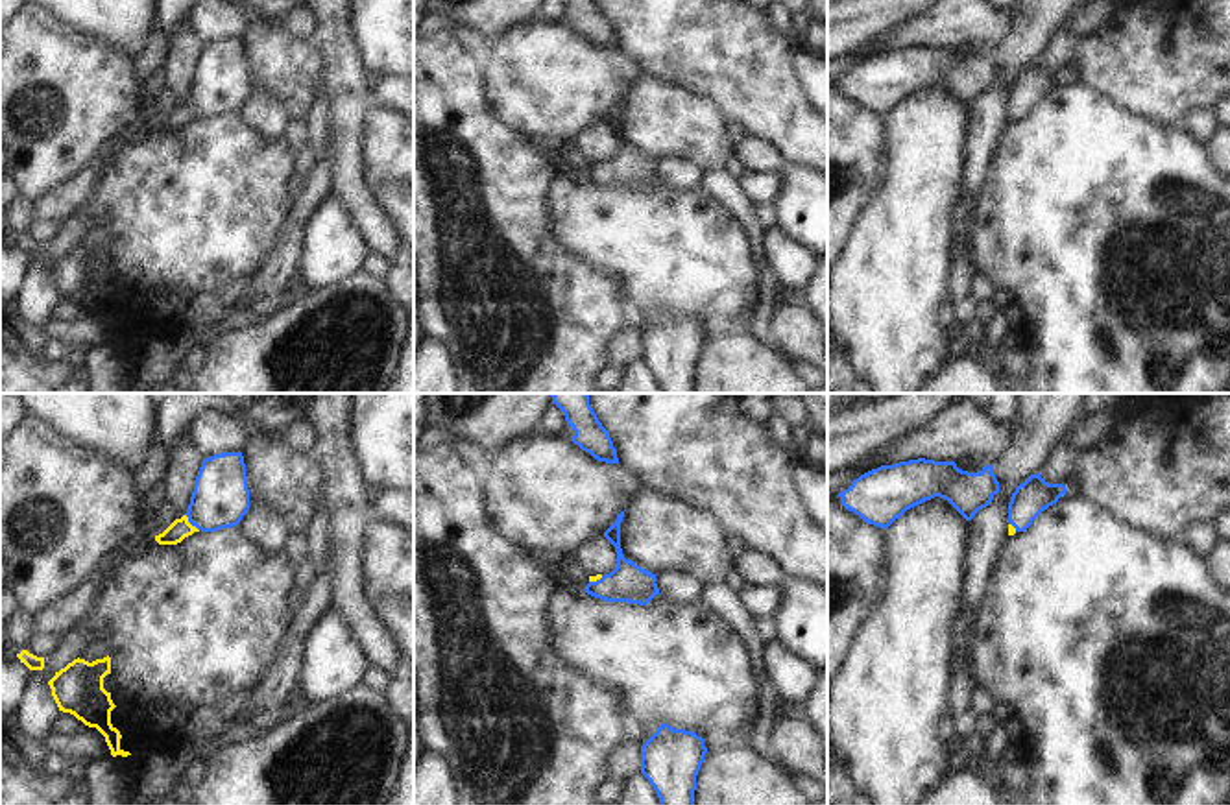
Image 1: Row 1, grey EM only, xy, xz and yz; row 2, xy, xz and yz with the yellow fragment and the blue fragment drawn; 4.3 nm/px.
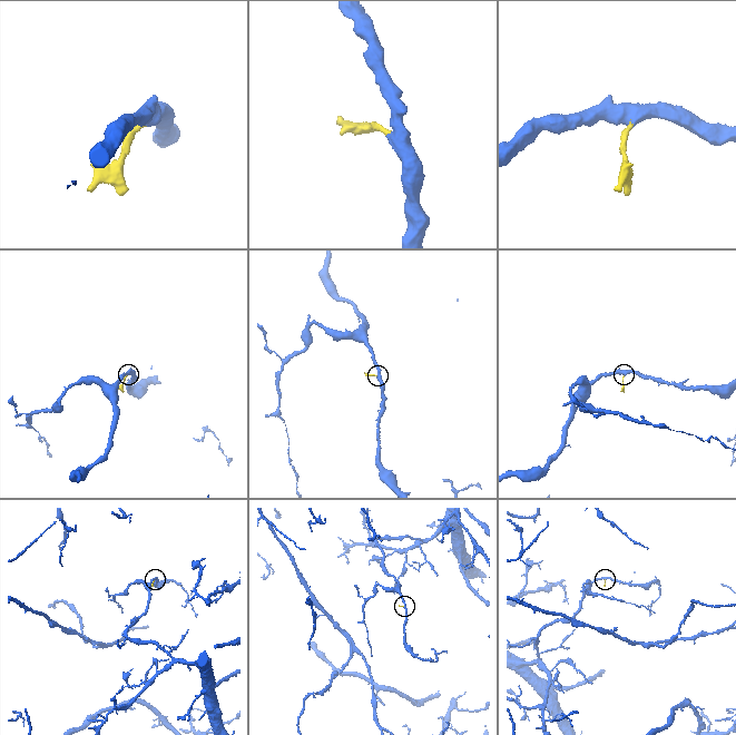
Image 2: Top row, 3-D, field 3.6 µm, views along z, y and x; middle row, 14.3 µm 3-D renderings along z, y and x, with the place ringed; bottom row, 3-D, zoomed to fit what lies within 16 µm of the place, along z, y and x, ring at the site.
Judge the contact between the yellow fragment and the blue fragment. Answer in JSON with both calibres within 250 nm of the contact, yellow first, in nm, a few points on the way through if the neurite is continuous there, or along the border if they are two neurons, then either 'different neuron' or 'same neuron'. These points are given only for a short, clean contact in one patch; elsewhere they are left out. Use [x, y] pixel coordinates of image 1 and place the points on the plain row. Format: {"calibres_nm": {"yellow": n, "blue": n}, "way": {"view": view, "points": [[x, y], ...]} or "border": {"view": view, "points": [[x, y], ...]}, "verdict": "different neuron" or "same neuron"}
{"calibres_nm": {"yellow": 90, "blue": 240}, "way": {"view": "xy", "points": [[180, 115], [189, 109], [220, 85]]}, "verdict": "same neuron"}

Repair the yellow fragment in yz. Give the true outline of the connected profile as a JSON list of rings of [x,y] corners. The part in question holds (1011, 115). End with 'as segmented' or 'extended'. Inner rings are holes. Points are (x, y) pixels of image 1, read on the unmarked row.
[[[1040,59],[1031,61],[1016,74],[1008,89],[1008,122],[1025,118],[1032,107],[1066,81],[1064,70],[1049,70]]]; extended

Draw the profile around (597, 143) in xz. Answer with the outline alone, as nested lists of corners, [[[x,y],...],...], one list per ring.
[[[602,122],[584,127],[574,138],[574,148],[587,162],[609,161],[617,153],[615,133]]]

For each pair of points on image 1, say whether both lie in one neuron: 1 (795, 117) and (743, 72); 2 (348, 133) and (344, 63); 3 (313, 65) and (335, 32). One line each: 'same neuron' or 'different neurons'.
1: same neuron
2: same neuron
3: different neurons

